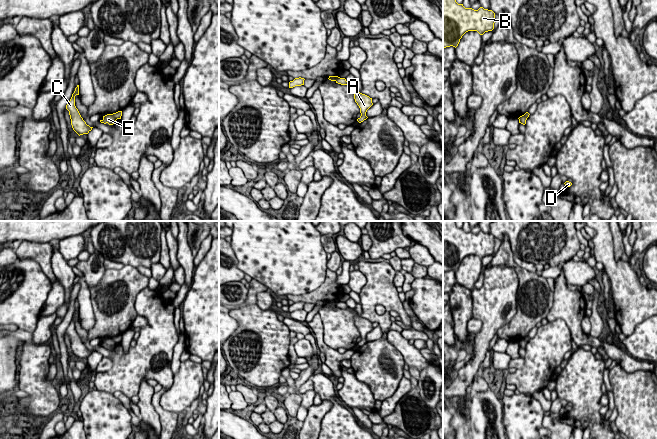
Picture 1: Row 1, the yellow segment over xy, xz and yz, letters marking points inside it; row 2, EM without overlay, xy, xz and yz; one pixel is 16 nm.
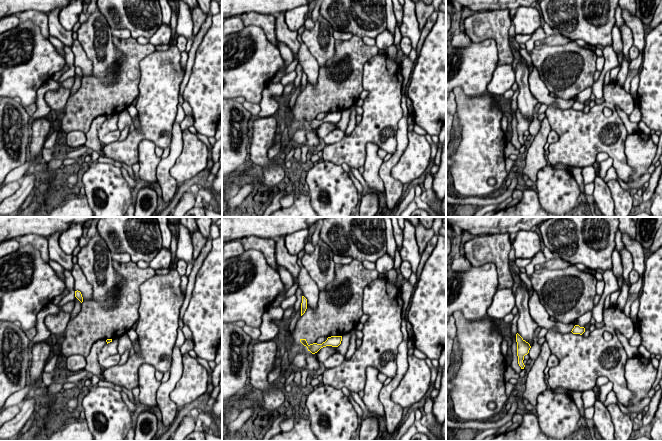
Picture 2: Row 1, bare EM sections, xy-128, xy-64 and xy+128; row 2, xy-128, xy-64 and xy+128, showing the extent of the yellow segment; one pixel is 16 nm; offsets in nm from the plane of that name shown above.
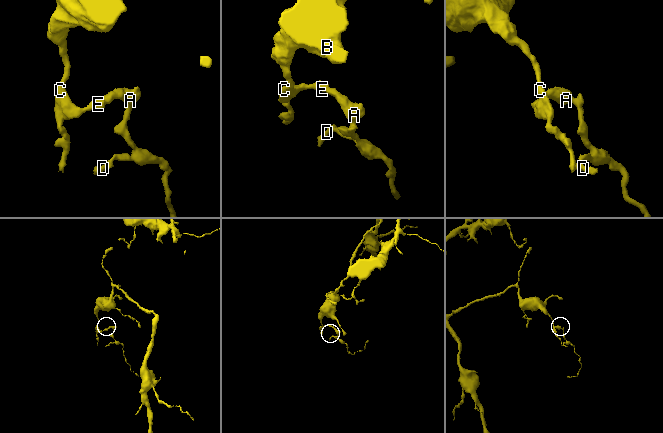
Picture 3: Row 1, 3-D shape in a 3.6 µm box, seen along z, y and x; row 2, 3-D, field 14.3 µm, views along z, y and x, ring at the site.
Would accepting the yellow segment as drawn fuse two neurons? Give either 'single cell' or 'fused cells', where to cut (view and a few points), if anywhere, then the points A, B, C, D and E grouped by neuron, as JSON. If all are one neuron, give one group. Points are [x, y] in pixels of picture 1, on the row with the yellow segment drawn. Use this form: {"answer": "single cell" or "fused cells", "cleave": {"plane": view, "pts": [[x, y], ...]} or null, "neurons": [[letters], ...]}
{"answer": "fused cells", "cleave": {"plane": "xy", "pts": [[111, 114], [116, 119]]}, "neurons": [["A", "D"], ["B", "C", "E"]]}

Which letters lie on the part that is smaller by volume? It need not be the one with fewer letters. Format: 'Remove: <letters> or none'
Remove: A, D

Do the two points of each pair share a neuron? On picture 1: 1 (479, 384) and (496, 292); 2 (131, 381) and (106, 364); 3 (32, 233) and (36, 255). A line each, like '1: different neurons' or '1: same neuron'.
1: different neurons
2: different neurons
3: different neurons

